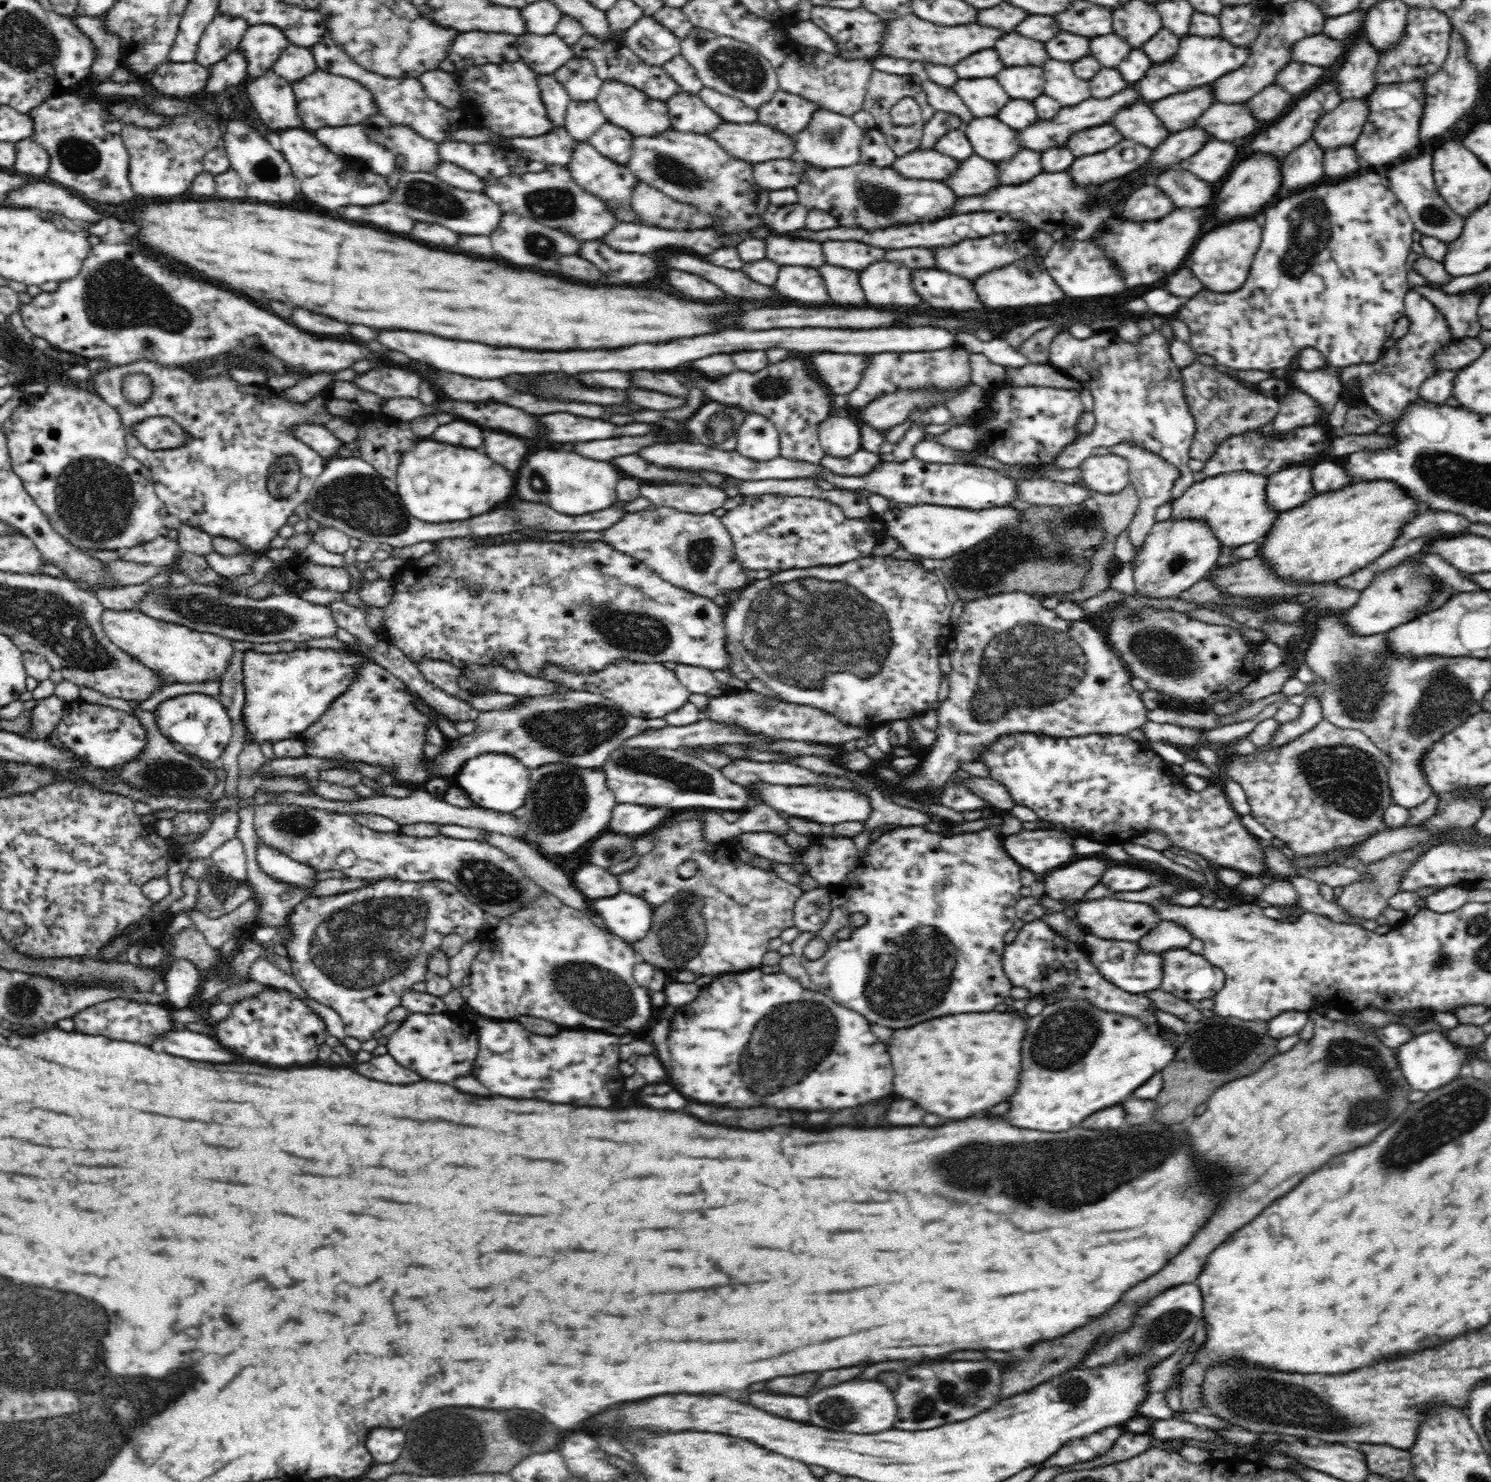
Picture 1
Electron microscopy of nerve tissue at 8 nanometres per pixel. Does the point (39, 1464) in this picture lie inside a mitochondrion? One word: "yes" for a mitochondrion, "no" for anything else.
yes

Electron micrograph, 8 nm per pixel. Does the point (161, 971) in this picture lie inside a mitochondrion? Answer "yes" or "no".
no

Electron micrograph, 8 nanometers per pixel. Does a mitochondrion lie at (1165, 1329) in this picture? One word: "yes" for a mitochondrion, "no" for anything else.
yes

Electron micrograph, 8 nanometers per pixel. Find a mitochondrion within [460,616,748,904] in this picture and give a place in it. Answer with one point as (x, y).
(577, 731)

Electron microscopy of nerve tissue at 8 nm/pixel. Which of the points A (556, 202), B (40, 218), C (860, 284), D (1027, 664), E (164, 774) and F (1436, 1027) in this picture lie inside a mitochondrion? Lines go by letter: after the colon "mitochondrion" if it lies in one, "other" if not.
A: mitochondrion
B: other
C: other
D: mitochondrion
E: mitochondrion
F: other

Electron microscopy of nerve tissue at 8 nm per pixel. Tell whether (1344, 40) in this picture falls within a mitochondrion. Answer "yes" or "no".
no

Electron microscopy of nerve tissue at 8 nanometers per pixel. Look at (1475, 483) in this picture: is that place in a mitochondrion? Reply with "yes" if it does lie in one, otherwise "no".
yes

